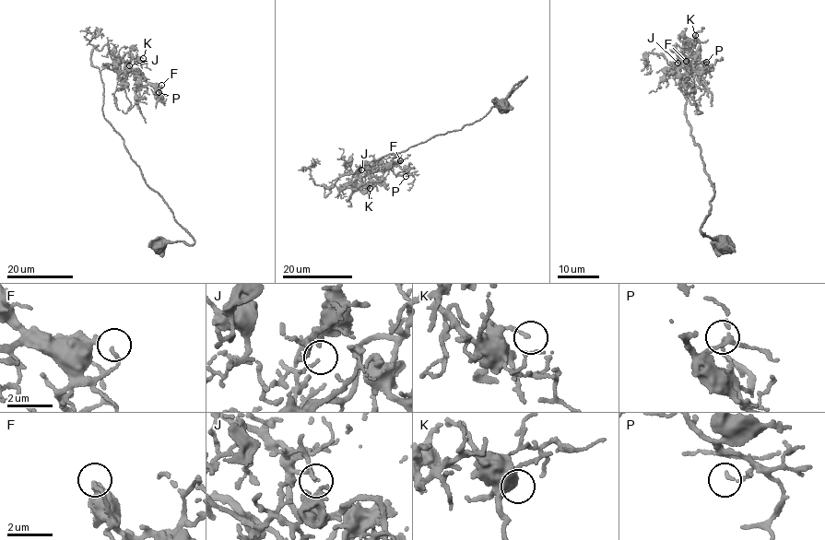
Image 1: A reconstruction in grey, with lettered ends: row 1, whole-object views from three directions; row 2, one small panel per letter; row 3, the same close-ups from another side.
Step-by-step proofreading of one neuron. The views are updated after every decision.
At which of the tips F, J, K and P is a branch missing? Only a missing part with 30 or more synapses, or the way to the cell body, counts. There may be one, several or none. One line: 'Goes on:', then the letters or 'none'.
Goes on: none

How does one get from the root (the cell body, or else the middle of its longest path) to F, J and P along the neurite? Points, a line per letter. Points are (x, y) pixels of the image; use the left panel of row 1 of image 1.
F: (159, 245), (194, 240), (146, 183), (104, 117), (94, 48), (107, 45), (125, 69), (158, 89), (161, 85)
J: (159, 245), (194, 240), (146, 183), (104, 117), (94, 48), (107, 45), (108, 53), (129, 65)
P: (159, 245), (194, 240), (146, 183), (104, 117), (94, 48), (107, 45), (108, 53), (159, 92)

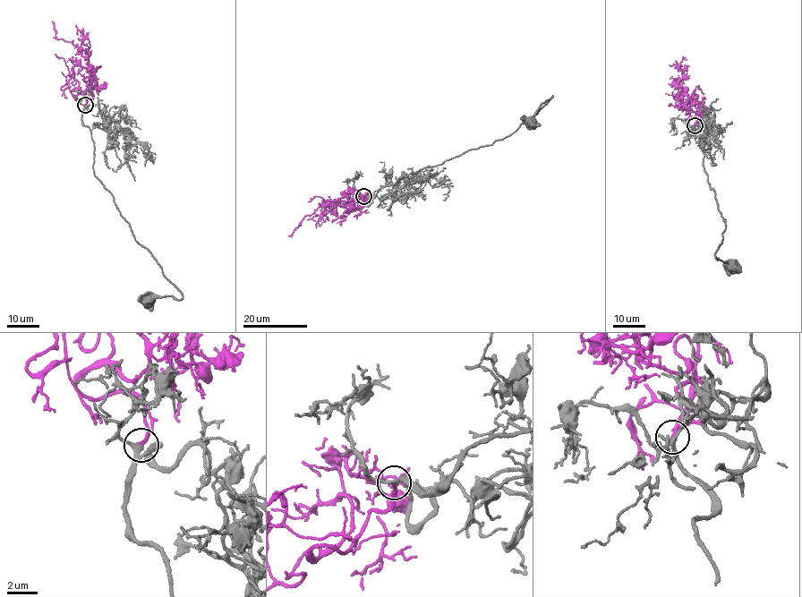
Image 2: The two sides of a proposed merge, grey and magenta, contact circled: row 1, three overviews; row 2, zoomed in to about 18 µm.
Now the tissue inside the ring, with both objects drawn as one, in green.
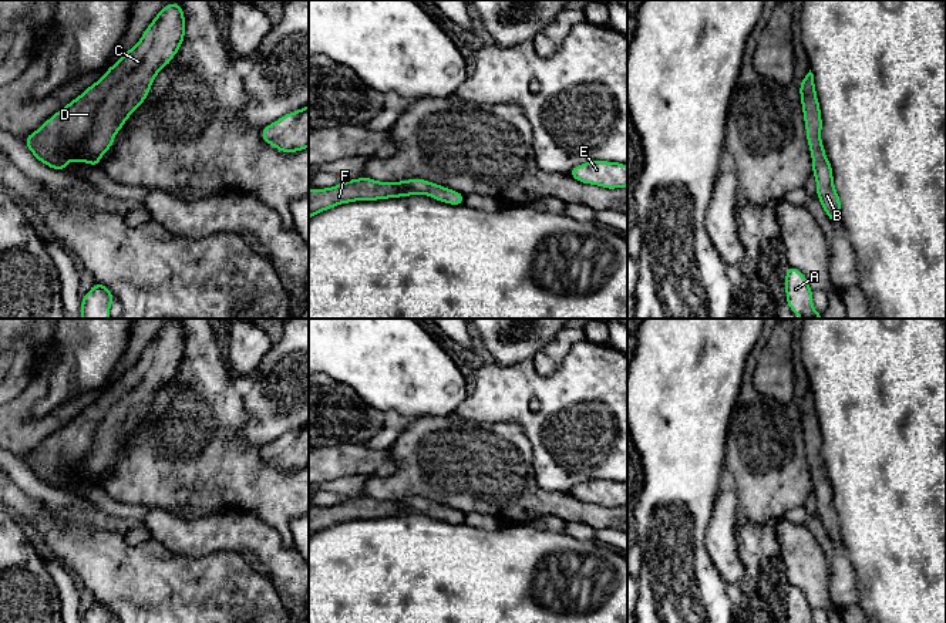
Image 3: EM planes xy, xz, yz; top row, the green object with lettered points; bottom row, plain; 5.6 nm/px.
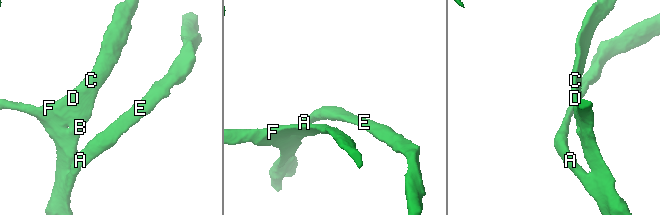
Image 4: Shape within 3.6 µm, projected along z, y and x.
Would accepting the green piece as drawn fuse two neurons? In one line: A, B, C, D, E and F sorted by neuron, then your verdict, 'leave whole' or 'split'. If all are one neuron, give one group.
A B C D E F | leave whole

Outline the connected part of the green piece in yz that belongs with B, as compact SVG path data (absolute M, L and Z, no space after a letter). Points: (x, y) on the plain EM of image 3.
M809 391L804 395L801 404L801 422L804 428L804 438L807 447L807 458L812 474L812 491L817 496L817 515L832 542L841 539L841 521L834 506L832 485L824 474L825 467L821 457L821 428L815 412L814 393Z

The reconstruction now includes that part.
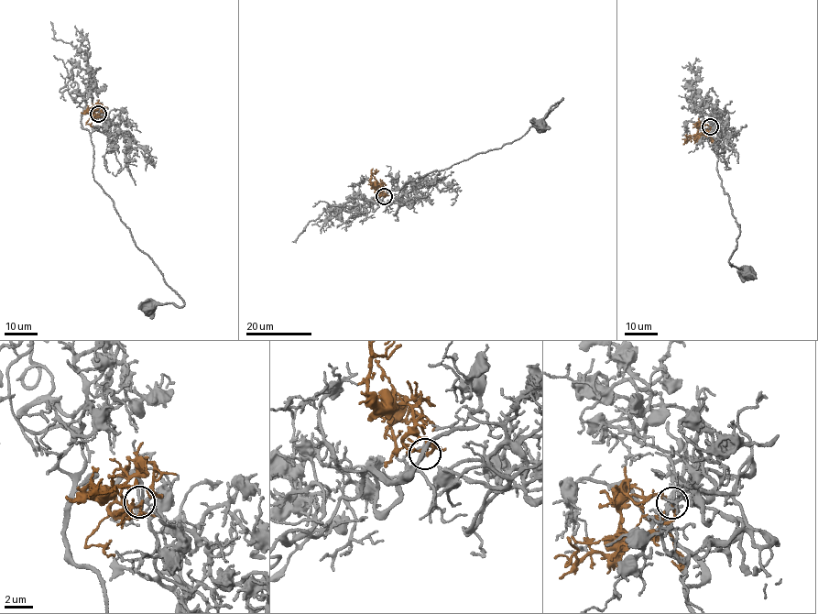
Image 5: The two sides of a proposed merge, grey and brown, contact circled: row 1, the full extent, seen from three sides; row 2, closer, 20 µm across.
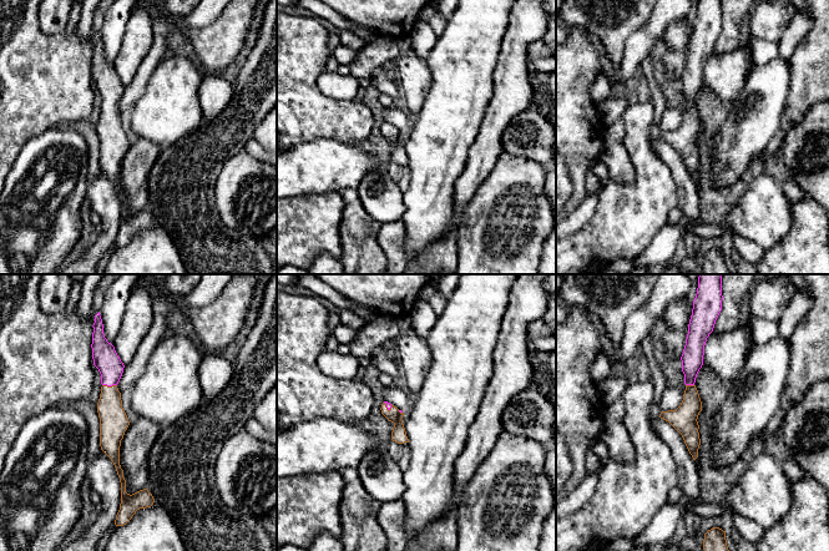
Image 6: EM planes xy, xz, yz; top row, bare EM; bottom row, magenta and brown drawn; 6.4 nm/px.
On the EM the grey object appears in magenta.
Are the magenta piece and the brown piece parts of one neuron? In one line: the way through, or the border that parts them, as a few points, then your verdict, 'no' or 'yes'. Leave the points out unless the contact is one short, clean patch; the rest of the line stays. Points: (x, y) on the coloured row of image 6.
runs through xy (105, 358), (110, 365), (110, 385), (110, 412), (114, 421); yes

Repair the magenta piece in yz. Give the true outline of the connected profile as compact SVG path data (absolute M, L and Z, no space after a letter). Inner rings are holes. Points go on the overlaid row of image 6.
M699 274L686 345L681 357L686 384L683 400L676 410L659 414L661 419L668 421L682 435L693 460L698 458L701 445L697 419L702 411L702 401L694 383L703 365L707 338L713 332L722 310L722 300L722 274Z

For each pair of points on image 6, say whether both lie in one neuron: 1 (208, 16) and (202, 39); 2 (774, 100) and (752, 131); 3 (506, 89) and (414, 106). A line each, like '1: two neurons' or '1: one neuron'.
1: two neurons
2: one neuron
3: two neurons

